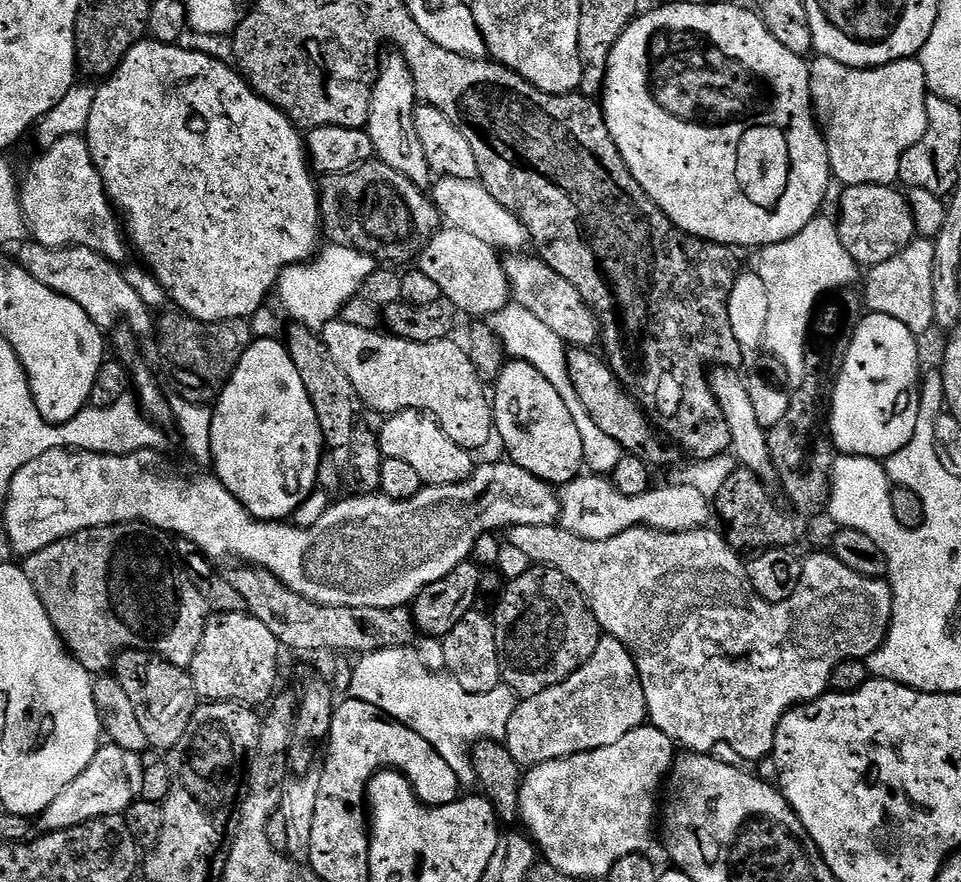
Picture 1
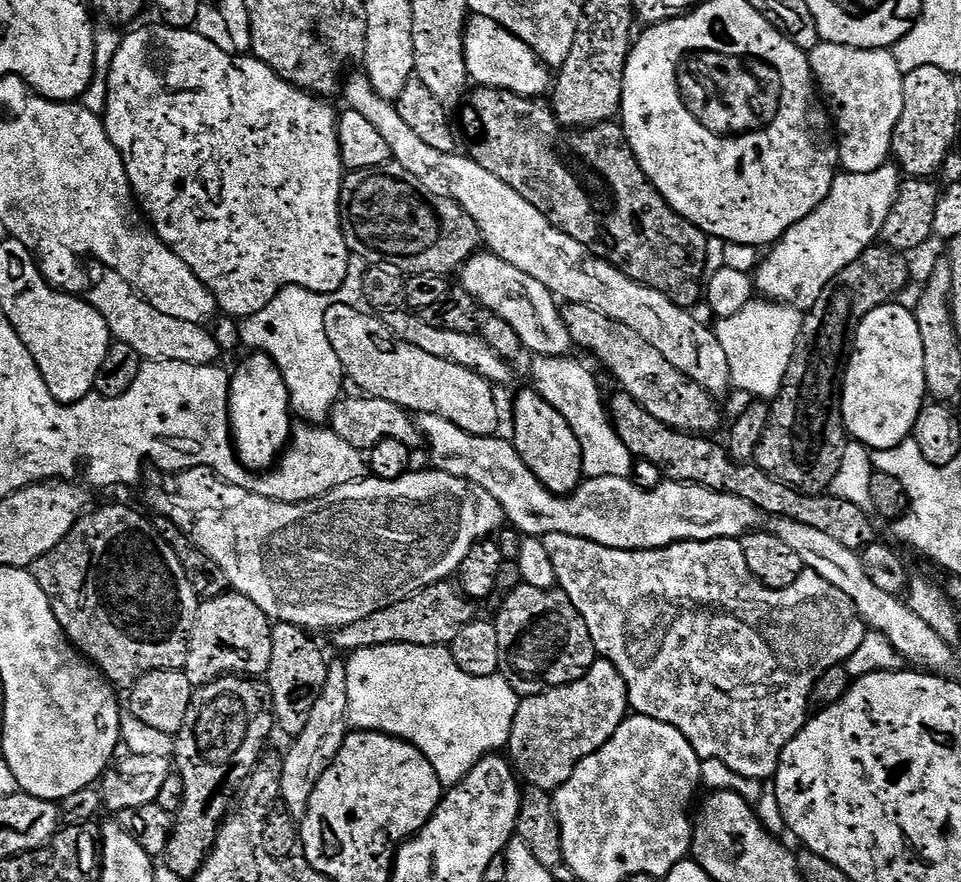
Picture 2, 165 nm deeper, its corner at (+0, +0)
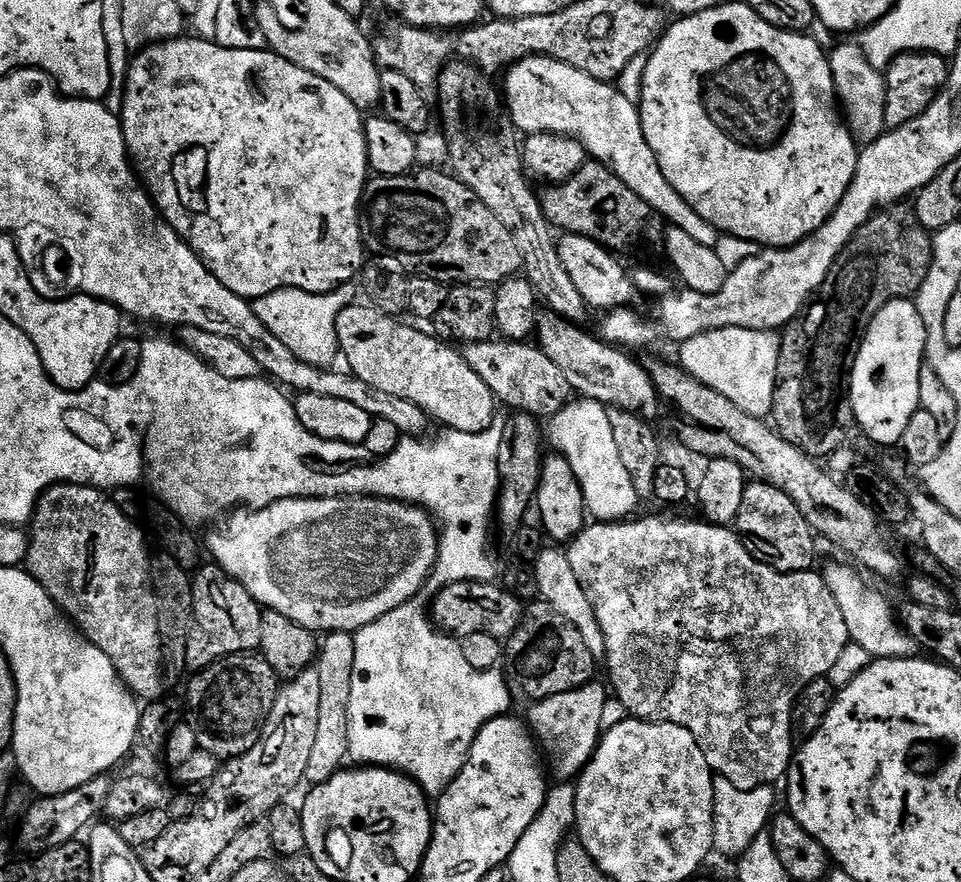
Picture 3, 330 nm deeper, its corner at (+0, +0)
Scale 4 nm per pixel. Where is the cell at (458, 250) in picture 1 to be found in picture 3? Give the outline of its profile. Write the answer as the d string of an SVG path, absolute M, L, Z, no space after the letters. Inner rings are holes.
M548 310L539 317L535 331L539 348L555 362L562 374L566 374L566 382L570 382L573 393L586 400L596 400L608 408L638 410L643 419L655 421L655 416L662 412L662 405L645 365L631 360L627 351L605 342L599 335L591 336L580 328L583 327L579 323Z

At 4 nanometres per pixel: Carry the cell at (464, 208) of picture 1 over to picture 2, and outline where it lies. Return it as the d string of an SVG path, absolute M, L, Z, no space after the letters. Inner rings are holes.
M367 74L359 75L349 75L343 85L342 94L348 98L347 107L363 114L382 133L386 146L390 146L392 160L400 164L402 170L410 170L426 190L434 190L434 194L458 202L462 210L478 222L487 251L502 258L502 262L510 262L510 266L518 266L522 274L530 274L530 278L542 282L542 286L561 301L590 306L606 314L606 318L630 326L630 330L636 331L661 352L662 358L666 358L674 370L682 370L686 378L698 382L698 386L705 388L710 395L723 398L728 388L733 387L730 358L726 358L722 342L718 342L709 325L707 328L698 317L692 316L696 314L678 306L666 294L634 282L634 278L622 274L622 270L615 268L610 261L594 255L585 244L555 228L533 204L518 194L518 190L494 178L494 174L478 166L471 155L460 156L459 151L443 152L426 146L426 142L406 126L395 103L382 98L382 94L374 90Z

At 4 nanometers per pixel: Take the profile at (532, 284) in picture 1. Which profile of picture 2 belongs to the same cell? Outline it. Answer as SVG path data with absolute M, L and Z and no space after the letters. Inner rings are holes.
M581 304L563 305L566 330L570 330L570 338L577 349L585 348L593 352L606 367L612 371L619 387L627 392L634 402L638 402L658 418L658 422L666 422L666 426L677 428L679 432L697 434L715 433L720 424L720 408L717 397L710 395L705 388L698 386L682 370L674 370L662 353L650 342L646 342L630 326L622 326L622 322L614 322L614 318L606 318L598 310Z

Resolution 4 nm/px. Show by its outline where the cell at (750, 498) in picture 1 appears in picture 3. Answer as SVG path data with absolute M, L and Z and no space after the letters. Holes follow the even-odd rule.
M901 202L889 204L871 216L840 251L840 257L834 262L826 282L822 282L804 311L791 320L780 336L778 374L770 420L786 442L798 446L798 450L813 458L828 458L832 452L849 443L848 431L854 428L850 398L852 371L866 330L878 310L882 310L888 301L907 300L920 291L922 282L926 282L926 274L930 274L933 247L933 233L927 232L922 222L918 222L915 207Z

